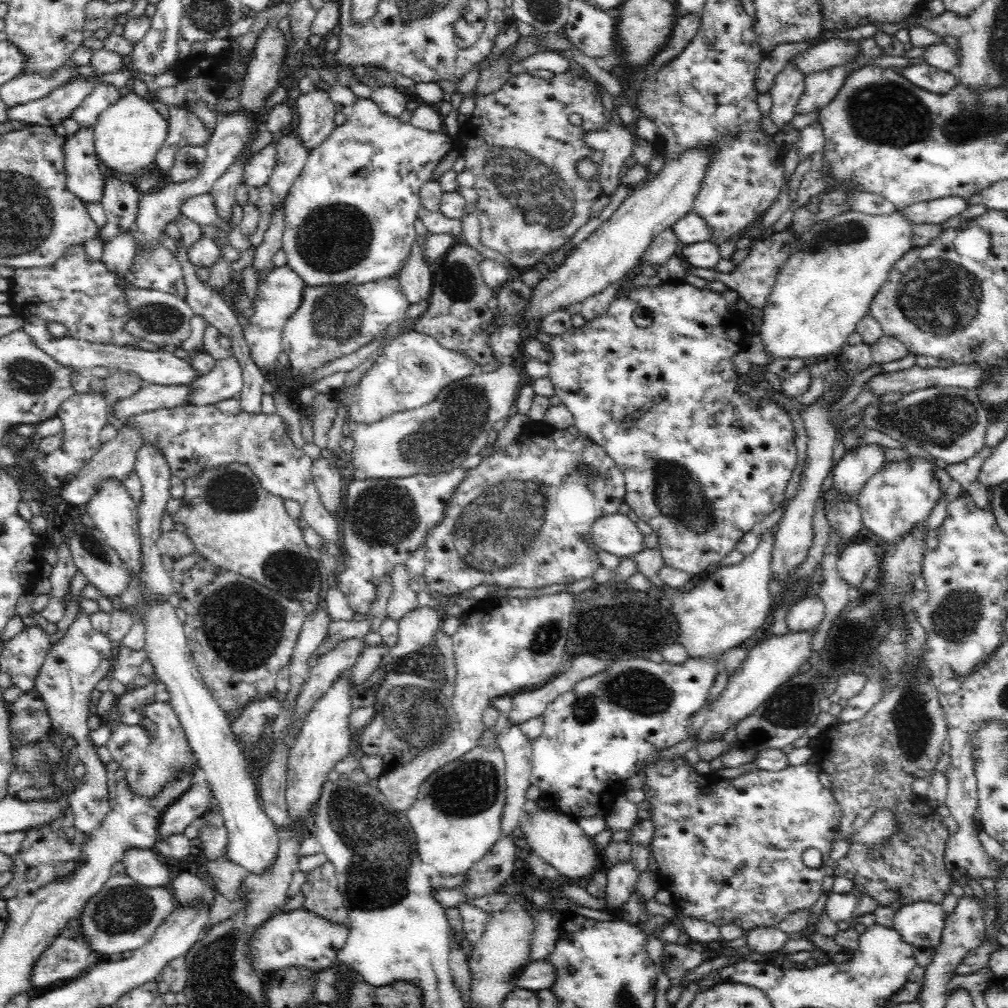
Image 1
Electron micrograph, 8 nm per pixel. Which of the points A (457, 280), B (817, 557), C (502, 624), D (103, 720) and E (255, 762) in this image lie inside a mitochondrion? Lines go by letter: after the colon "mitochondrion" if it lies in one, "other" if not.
A: mitochondrion
B: other
C: other
D: other
E: other

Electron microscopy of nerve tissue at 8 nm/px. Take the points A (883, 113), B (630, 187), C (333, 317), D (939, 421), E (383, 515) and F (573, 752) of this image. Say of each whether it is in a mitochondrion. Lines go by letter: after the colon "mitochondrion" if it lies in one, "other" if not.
A: mitochondrion
B: other
C: mitochondrion
D: mitochondrion
E: mitochondrion
F: other

